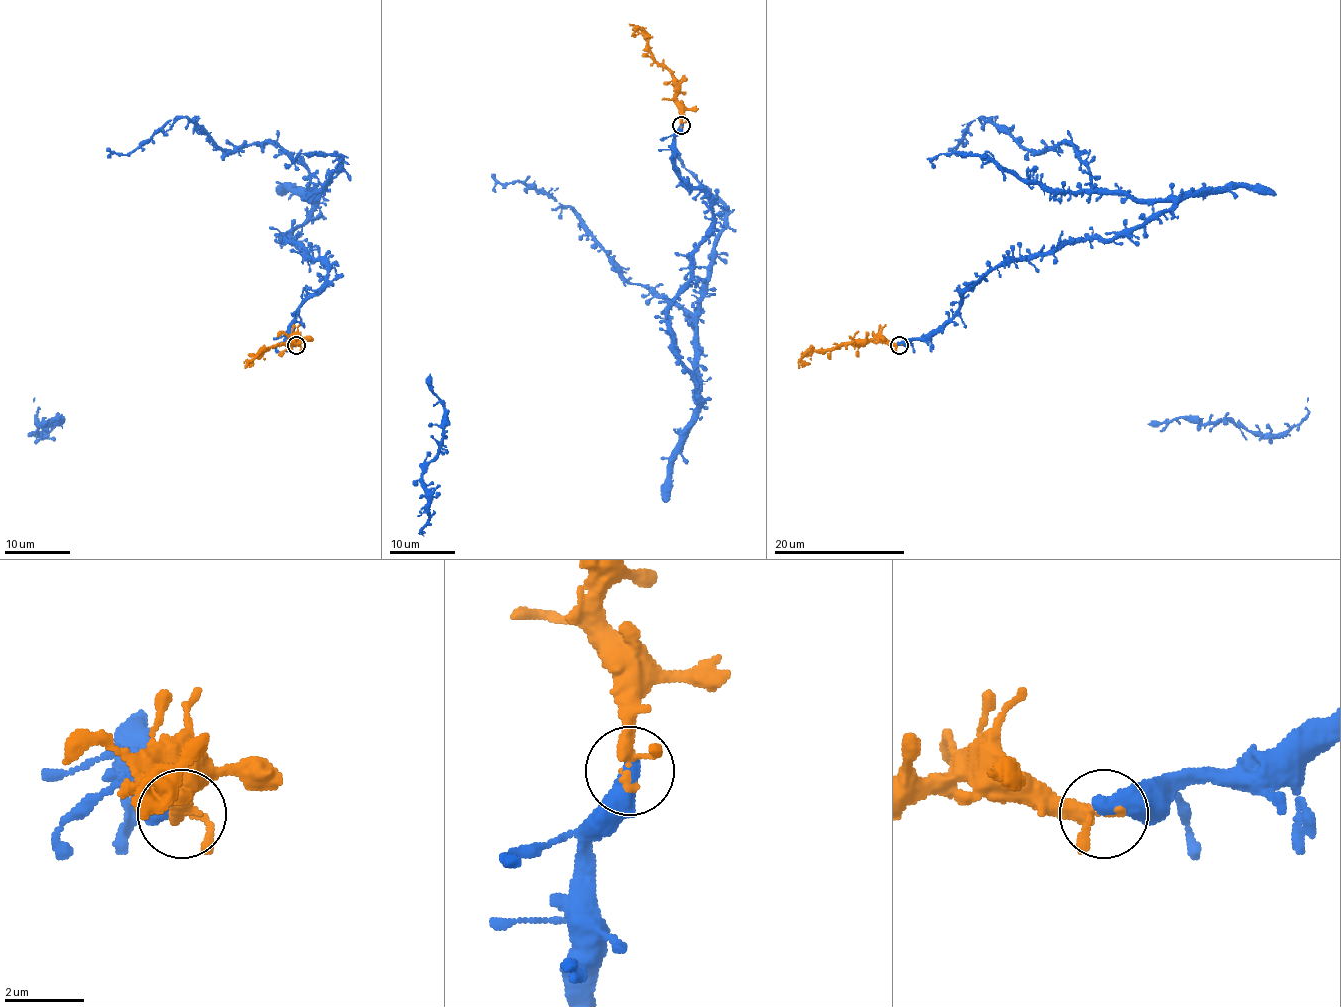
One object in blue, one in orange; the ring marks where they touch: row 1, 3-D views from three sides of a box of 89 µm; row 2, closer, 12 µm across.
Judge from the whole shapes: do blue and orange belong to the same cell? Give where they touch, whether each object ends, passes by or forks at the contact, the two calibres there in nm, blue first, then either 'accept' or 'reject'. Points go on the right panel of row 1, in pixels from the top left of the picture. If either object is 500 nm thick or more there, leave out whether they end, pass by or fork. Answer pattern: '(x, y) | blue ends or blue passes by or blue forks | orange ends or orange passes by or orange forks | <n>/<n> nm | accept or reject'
(899, 345) | 550/240 nm | accept

